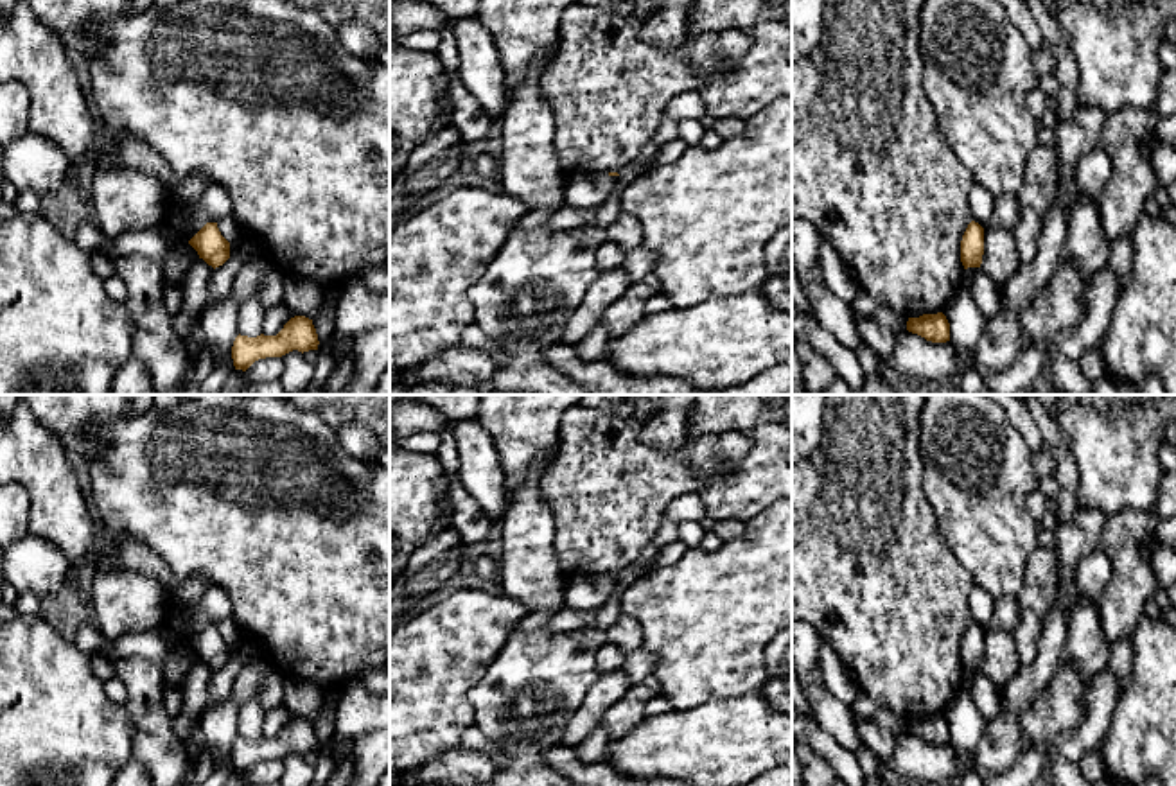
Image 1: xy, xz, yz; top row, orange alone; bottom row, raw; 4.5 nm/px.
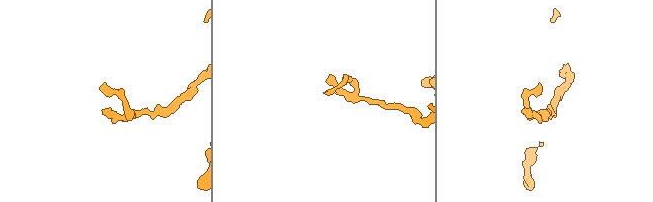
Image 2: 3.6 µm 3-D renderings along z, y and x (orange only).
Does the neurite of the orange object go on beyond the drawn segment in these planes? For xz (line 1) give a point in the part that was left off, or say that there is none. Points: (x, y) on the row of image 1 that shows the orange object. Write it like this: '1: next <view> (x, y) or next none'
1: next none

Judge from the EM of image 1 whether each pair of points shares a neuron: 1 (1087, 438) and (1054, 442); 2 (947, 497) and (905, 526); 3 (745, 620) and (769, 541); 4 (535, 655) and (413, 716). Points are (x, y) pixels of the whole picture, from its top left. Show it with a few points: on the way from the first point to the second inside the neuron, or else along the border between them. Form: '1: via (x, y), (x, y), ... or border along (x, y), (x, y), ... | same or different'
1: border along (1047, 413), (1072, 456), (1078, 472), (1076, 481) | different
2: border along (921, 465), (921, 489), (934, 510), (947, 546) | different
3: via (745, 600), (769, 573), (769, 560) | same
4: border along (498, 654), (483, 677), (469, 691), (473, 722) | different

